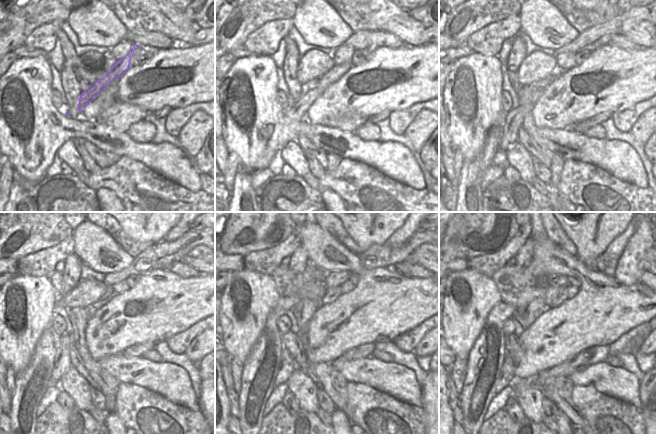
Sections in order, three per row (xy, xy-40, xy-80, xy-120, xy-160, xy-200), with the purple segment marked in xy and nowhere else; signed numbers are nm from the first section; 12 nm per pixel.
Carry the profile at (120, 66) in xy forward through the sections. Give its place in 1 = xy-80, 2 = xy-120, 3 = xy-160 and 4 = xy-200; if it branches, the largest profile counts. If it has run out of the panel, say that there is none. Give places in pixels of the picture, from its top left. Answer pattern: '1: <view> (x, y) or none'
1: xy-80 (514, 118)
2: xy-120 (62, 363)
3: xy-160 (287, 365)
4: xy-200 (506, 374)

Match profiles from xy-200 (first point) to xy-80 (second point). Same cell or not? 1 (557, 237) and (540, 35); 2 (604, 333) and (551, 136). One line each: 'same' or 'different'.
1: different
2: different

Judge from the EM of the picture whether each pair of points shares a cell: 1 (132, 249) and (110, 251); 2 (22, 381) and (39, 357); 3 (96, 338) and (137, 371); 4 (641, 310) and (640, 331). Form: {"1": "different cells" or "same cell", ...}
{"1": "different cells", "2": "same cell", "3": "different cells", "4": "different cells"}

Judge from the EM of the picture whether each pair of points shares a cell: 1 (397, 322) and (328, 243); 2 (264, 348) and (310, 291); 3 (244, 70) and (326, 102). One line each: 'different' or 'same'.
1: same
2: same
3: different

